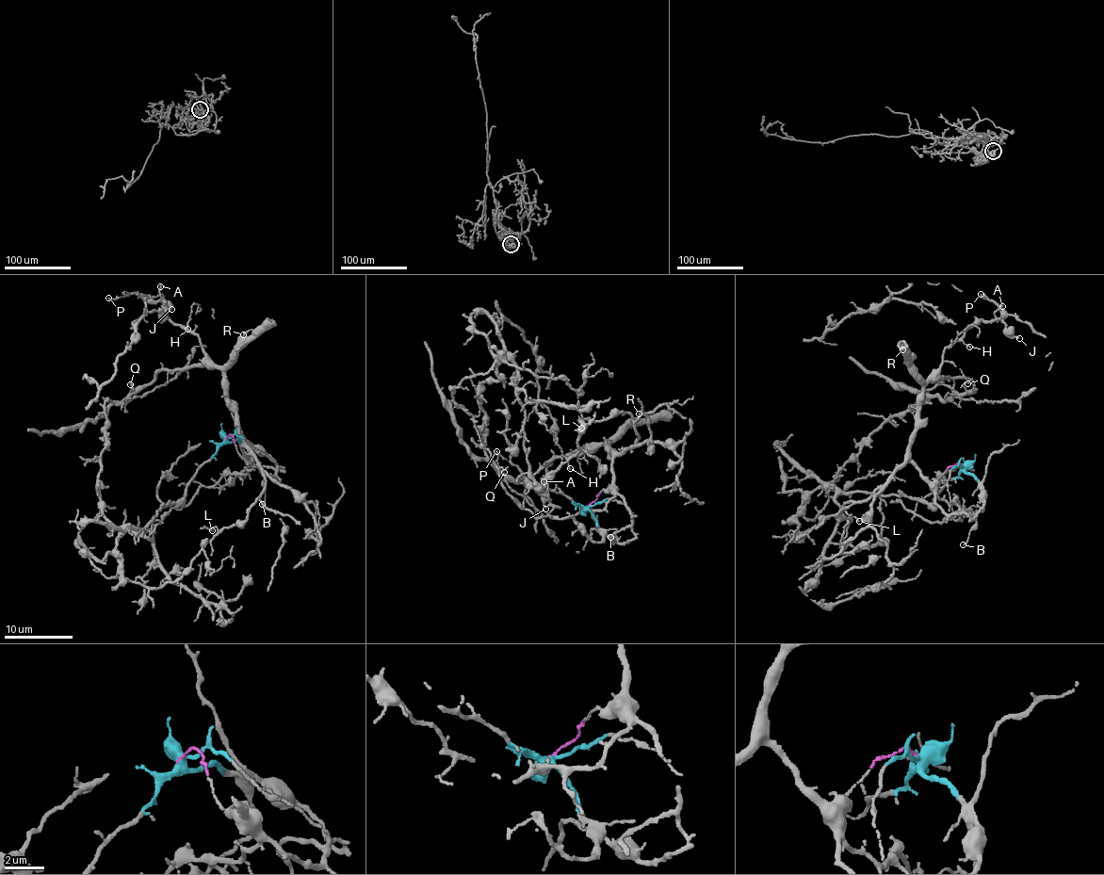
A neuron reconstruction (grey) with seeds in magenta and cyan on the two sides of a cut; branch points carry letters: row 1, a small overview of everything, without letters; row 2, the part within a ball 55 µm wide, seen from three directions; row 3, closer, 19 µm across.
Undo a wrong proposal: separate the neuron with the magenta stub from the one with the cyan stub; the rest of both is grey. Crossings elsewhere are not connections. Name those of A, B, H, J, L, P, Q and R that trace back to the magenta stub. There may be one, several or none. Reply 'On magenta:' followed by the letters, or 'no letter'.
On magenta: A, B, H, J, L, P, Q, R

